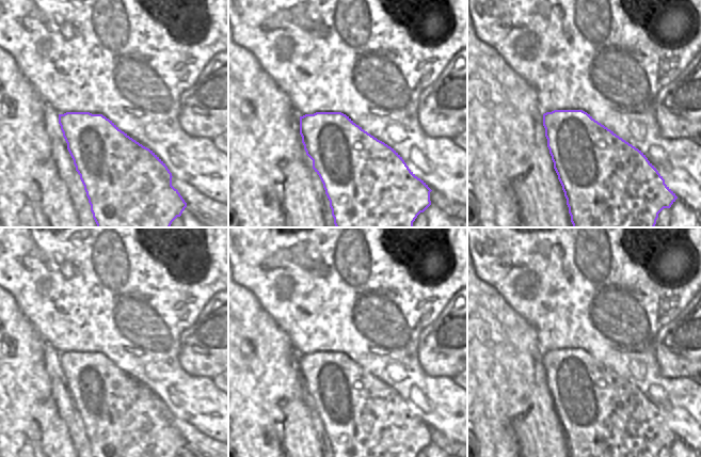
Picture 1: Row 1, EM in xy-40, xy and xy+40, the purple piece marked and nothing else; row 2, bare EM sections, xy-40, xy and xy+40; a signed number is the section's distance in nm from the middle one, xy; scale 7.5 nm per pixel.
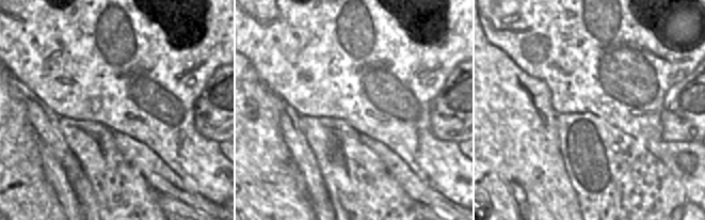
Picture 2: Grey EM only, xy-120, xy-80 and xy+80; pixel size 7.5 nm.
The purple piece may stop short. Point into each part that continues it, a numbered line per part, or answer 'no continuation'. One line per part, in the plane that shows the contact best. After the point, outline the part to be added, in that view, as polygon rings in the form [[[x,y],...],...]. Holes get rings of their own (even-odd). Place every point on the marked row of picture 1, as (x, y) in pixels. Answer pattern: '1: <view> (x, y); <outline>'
no continuation

